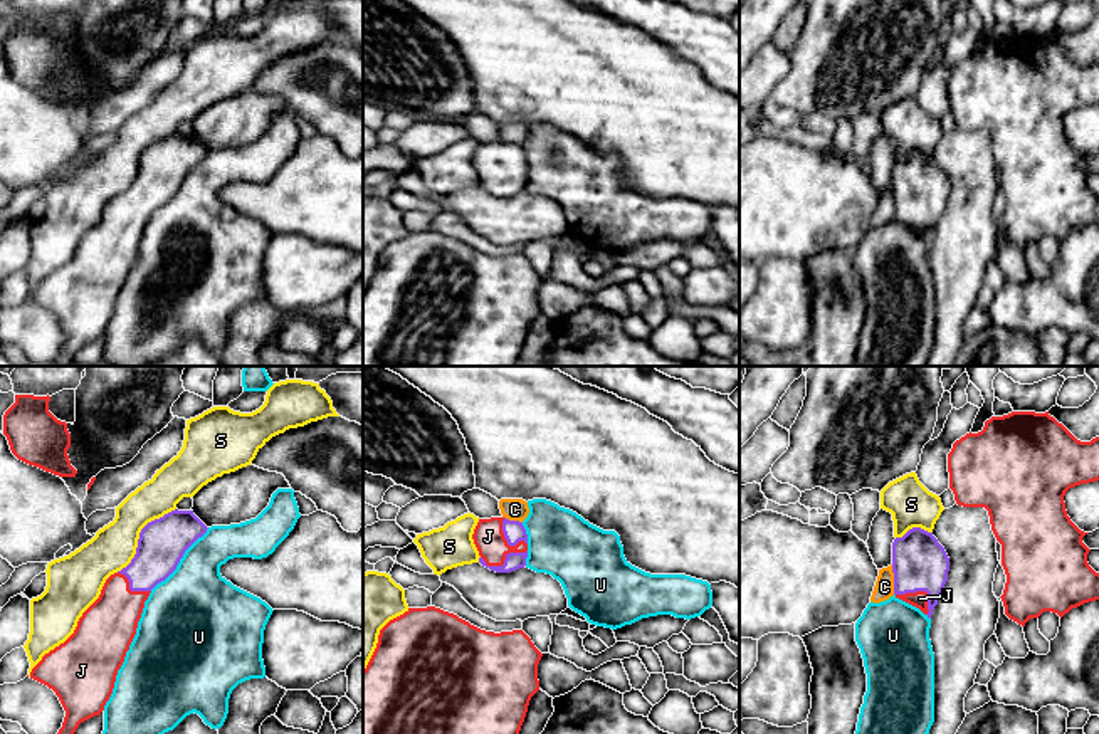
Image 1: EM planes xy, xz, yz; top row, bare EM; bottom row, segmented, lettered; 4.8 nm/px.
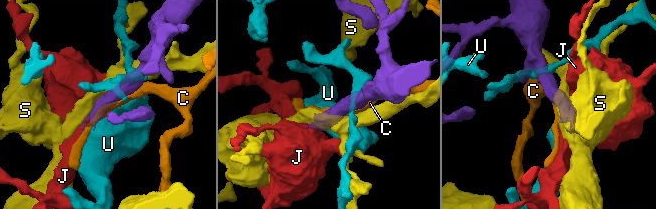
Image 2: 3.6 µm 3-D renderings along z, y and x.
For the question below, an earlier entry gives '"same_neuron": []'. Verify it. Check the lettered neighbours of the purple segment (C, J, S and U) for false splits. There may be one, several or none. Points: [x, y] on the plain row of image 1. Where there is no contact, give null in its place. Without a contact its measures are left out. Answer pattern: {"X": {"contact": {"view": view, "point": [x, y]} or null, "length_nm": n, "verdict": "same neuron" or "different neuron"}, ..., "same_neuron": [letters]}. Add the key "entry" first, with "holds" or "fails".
{"entry": "fails", "C": {"contact": {"view": "yz", "point": [894, 204]}, "length_nm": 140, "verdict": "different neuron"}, "J": {"contact": {"view": "xz", "point": [504, 185]}, "length_nm": 220, "verdict": "same neuron"}, "S": {"contact": {"view": "xy", "point": [140, 160]}, "length_nm": 420, "verdict": "different neuron"}, "U": {"contact": {"view": "xy", "point": [178, 185]}, "length_nm": 420, "verdict": "different neuron"}, "same_neuron": ["J"]}

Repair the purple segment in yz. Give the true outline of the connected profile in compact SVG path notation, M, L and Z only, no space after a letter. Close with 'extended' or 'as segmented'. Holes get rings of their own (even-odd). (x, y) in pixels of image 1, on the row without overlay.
M912 151L894 163L894 218L919 232L928 242L941 222L948 195L949 181L933 156Z | extended

